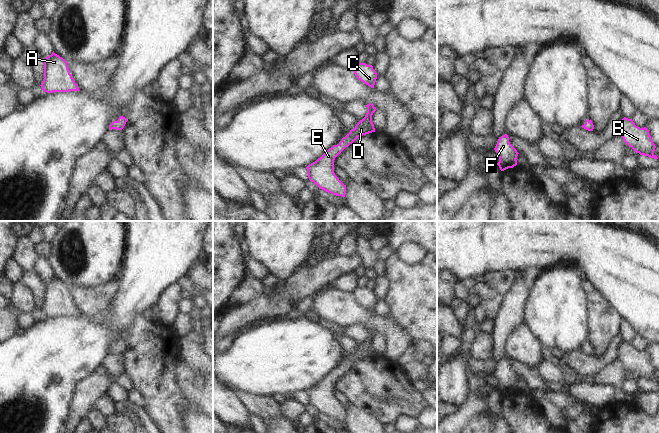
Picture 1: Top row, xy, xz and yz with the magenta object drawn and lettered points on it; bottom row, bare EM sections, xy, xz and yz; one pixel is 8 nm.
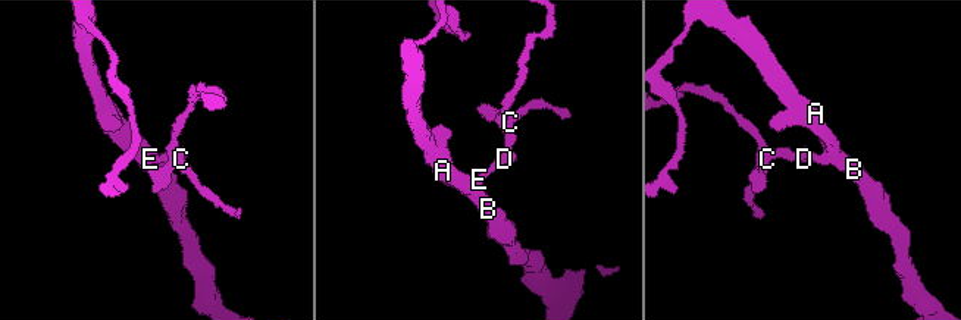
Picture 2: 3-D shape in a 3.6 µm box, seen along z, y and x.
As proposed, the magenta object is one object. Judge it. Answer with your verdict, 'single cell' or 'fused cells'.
single cell

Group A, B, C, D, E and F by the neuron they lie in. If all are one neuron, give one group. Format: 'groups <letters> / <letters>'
groups A B C D E F

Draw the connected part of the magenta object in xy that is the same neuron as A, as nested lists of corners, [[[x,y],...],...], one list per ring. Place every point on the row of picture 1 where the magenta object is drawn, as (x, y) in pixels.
[[[55,54],[43,58],[44,62],[44,79],[41,83],[41,88],[44,92],[69,92],[79,91],[70,71],[67,62]]]

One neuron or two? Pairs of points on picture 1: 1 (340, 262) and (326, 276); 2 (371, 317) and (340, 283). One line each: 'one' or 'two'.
1: one
2: two

